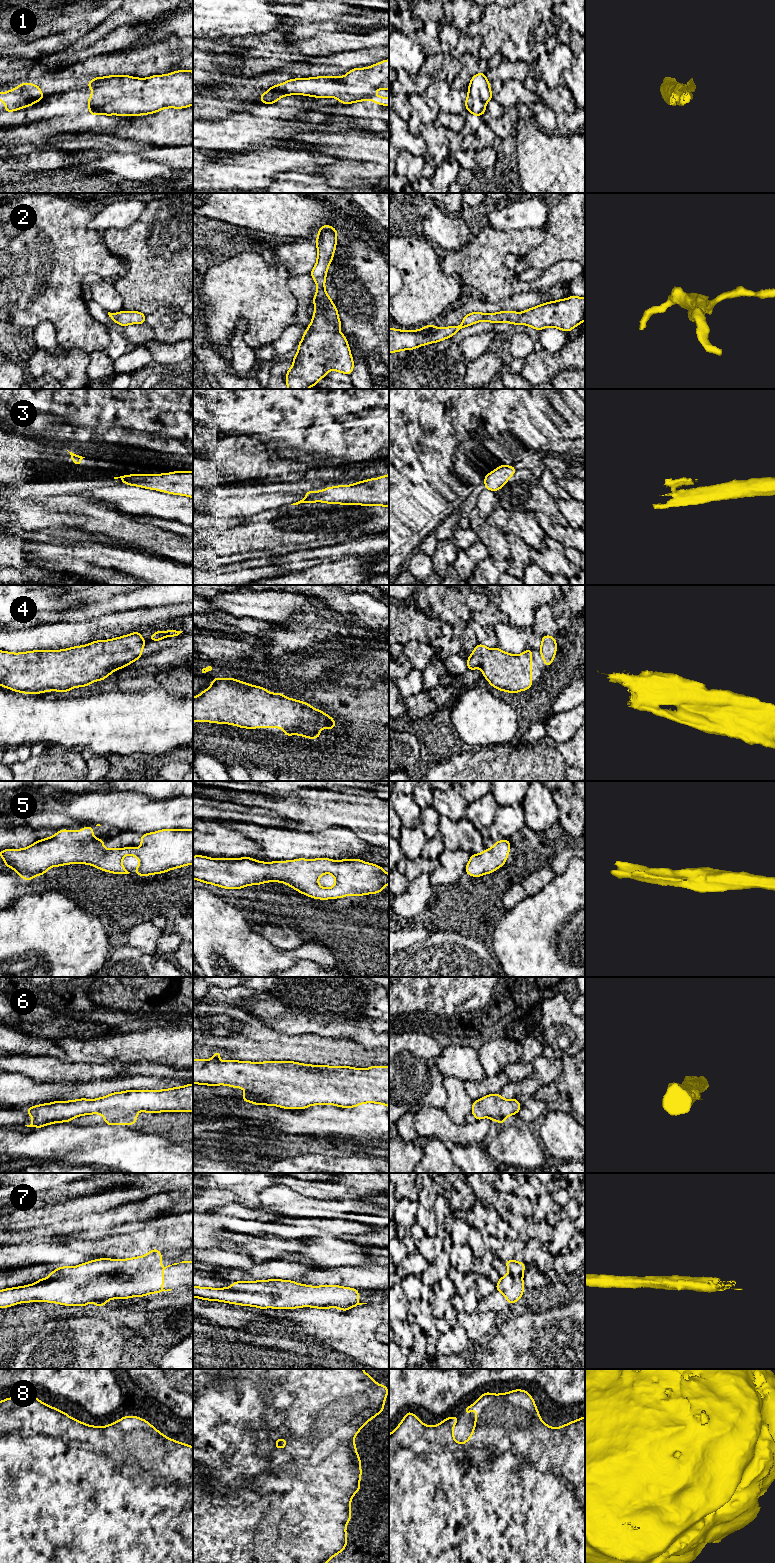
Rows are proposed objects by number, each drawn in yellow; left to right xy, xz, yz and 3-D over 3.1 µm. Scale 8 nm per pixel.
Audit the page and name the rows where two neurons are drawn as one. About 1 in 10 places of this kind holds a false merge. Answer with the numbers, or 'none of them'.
none of them

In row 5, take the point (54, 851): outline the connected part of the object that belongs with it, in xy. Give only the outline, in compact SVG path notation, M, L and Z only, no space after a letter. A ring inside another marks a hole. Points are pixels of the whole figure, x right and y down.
M92 825L79 831L62 829L54 836L38 840L24 849L6 849L0 851L4 866L15 870L23 880L31 880L38 874L43 876L50 867L67 864L89 864L105 872L129 874L122 865L126 855L133 855L140 863L134 873L140 876L165 873L169 870L193 864L193 829L163 829L141 836L141 847L104 849L104 840L93 836Z

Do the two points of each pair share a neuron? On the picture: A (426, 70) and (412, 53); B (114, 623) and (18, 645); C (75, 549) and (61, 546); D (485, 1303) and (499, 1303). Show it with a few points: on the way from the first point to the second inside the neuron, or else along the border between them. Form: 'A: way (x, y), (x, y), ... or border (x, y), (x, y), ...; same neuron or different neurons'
A: border (426, 57), (417, 72); different neurons
B: way (90, 630), (80, 634), (42, 637); same neuron
C: way (72, 549), (64, 549); same neuron
D: way (488, 1303), (496, 1303); same neuron

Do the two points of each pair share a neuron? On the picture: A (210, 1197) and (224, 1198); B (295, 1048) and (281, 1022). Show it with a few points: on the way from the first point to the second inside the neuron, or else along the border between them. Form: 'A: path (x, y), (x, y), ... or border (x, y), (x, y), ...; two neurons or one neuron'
A: path (213, 1197), (221, 1197); one neuron
B: border (265, 1024), (277, 1031), (289, 1034), (311, 1033); two neurons

